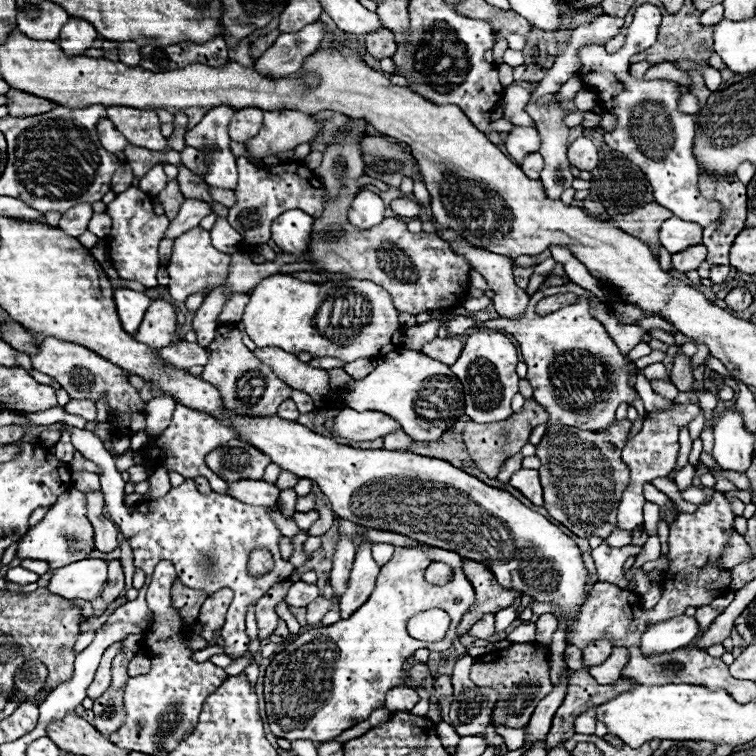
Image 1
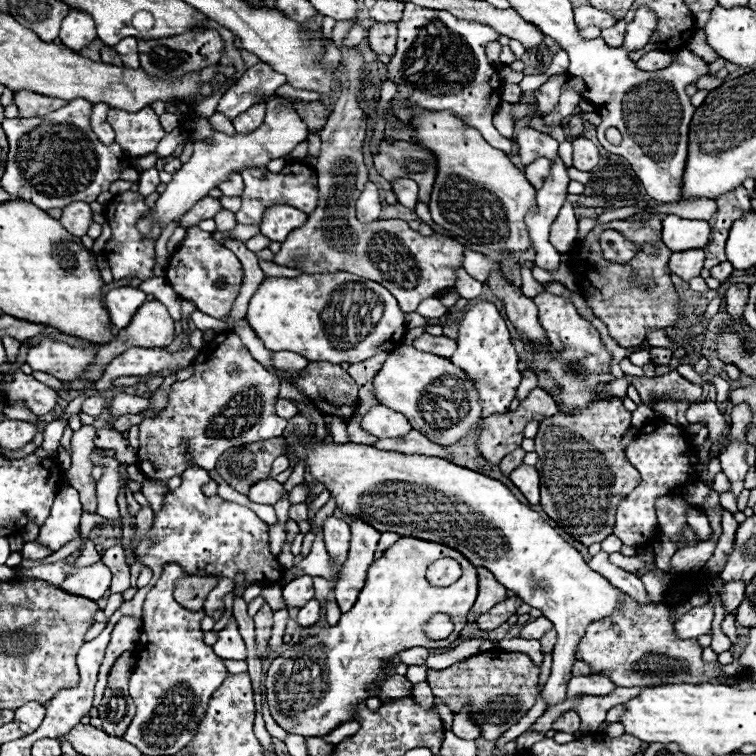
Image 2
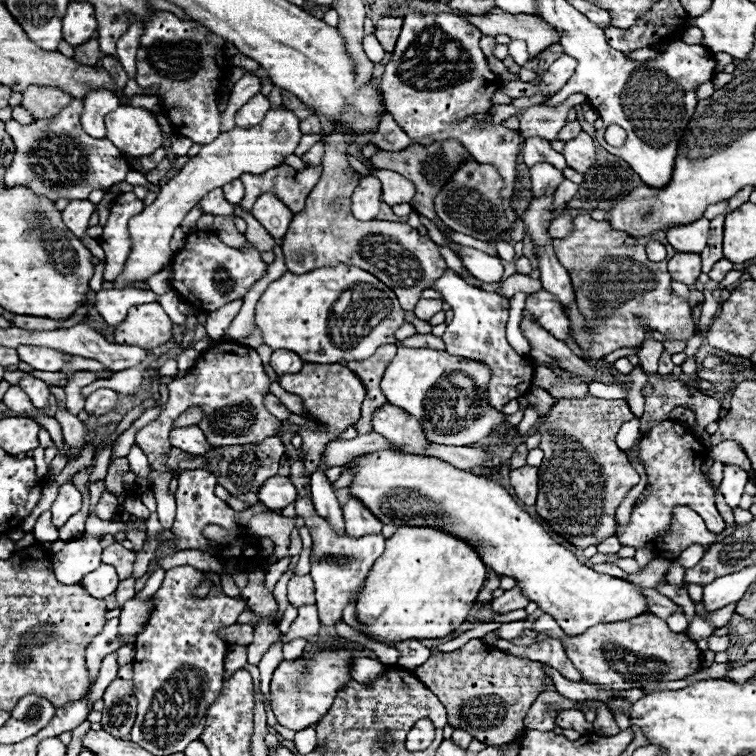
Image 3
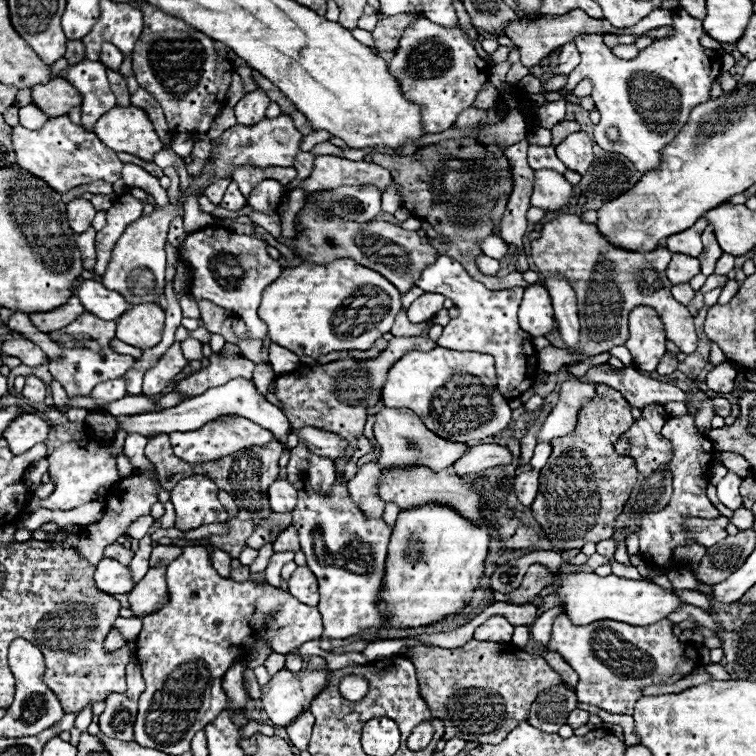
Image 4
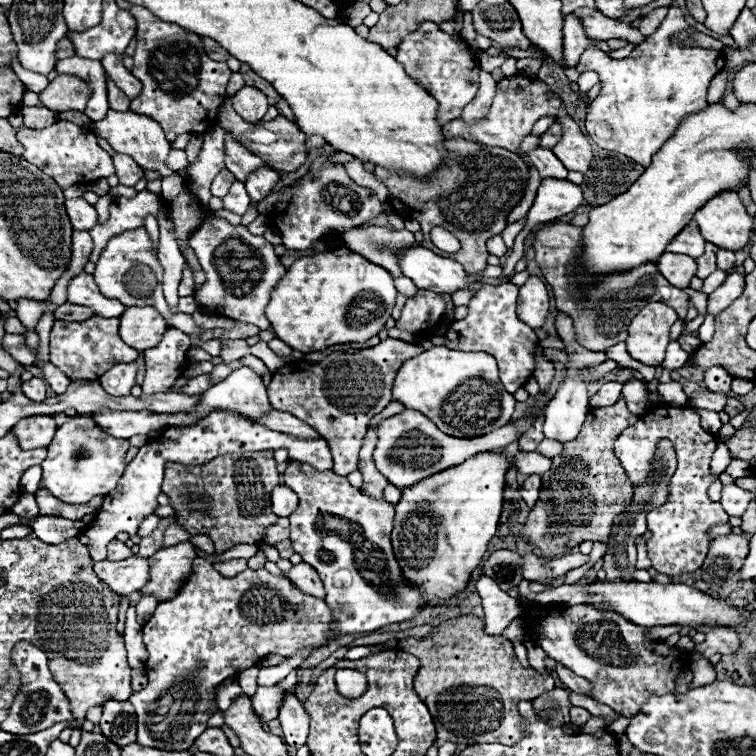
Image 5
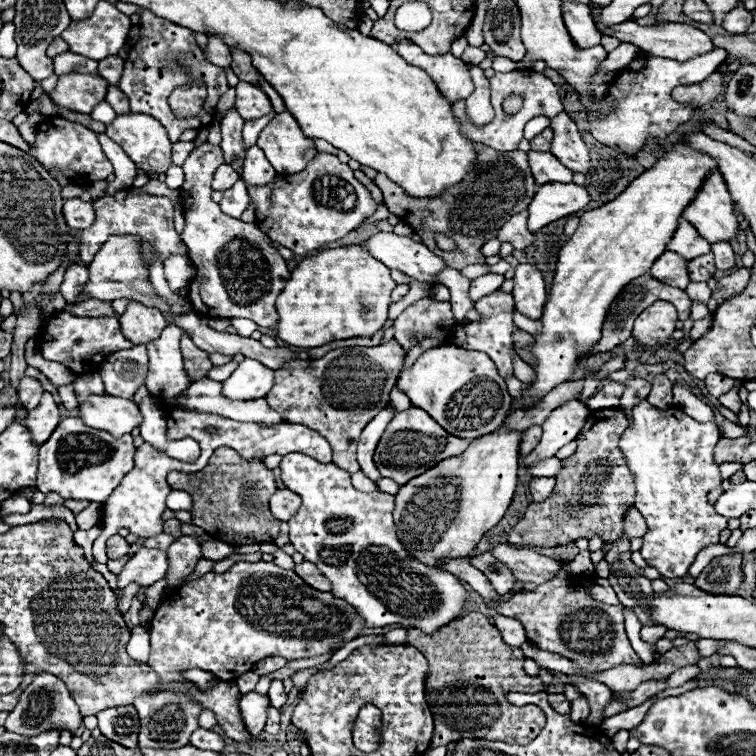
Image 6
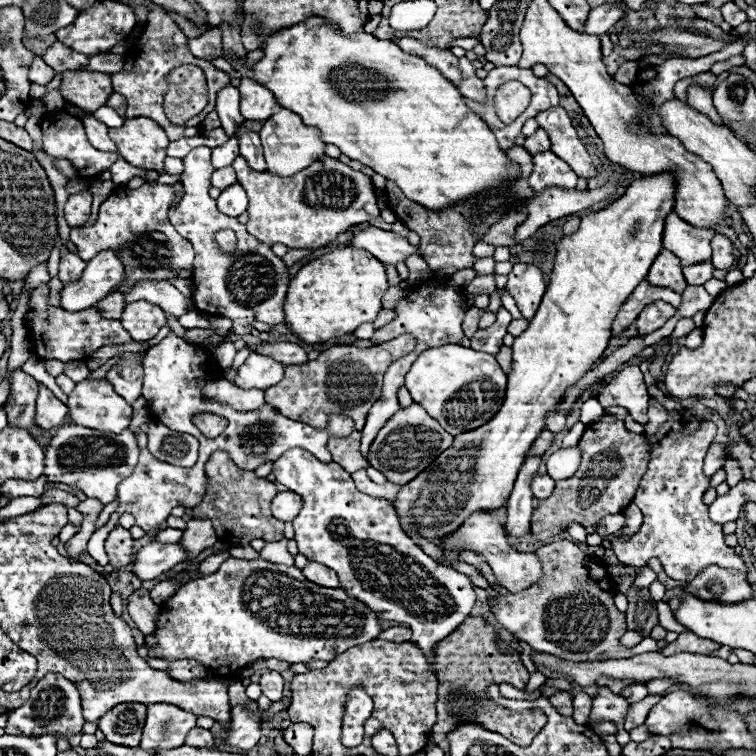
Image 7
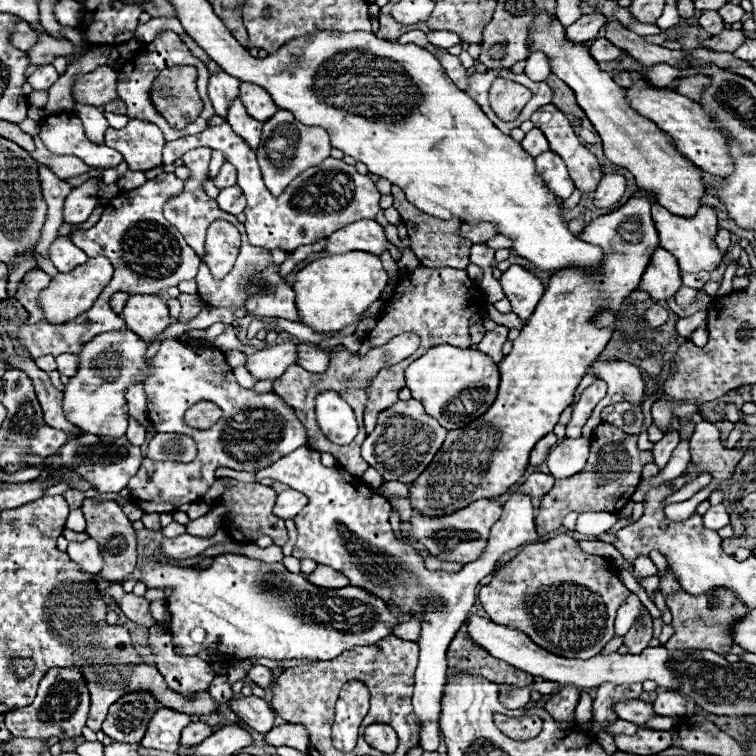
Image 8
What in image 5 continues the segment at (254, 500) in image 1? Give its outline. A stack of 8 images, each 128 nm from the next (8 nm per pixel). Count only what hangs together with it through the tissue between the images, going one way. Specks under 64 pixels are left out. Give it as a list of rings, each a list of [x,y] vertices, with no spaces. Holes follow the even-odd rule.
[[[276,486],[272,490],[272,510],[276,516],[290,516],[298,506],[298,496],[288,486]]]

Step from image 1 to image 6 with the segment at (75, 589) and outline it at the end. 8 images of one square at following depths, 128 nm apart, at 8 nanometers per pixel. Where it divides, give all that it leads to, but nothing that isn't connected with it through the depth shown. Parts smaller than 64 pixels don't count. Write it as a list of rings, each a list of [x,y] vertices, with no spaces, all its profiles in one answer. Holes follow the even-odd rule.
[[[101,523],[96,524],[89,530],[78,529],[74,533],[75,542],[84,549],[84,556],[89,563],[93,563],[95,560],[92,556],[92,544],[93,541],[100,535],[102,527],[98,526]],[[140,548],[118,574],[118,586],[126,588],[130,582],[152,586],[168,572],[168,554],[158,548]]]

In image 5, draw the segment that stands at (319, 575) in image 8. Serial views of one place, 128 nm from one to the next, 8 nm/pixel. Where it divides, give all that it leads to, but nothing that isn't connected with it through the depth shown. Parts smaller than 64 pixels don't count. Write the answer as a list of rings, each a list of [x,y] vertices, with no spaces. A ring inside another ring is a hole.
[[[300,562],[300,564],[294,564],[288,574],[286,574],[292,584],[300,590],[304,590],[306,594],[312,594],[316,598],[324,598],[326,596],[326,590],[324,590],[324,584],[320,580],[320,576],[316,574],[316,570],[312,566],[308,566],[306,562]]]

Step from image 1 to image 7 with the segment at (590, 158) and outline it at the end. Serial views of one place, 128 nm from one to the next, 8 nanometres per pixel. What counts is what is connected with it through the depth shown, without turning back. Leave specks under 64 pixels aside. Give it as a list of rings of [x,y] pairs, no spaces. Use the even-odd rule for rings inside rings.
[[[554,106],[550,110],[542,110],[536,116],[536,122],[548,130],[552,152],[562,158],[580,178],[592,178],[596,176],[596,166],[590,160],[590,154],[586,152],[586,146],[578,138],[570,116],[564,108]]]

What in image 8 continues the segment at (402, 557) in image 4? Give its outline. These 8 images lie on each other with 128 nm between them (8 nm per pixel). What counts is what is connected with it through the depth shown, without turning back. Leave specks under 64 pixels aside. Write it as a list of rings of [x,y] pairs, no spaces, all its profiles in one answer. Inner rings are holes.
[[[636,192],[620,210],[598,216],[578,234],[604,250],[600,272],[588,274],[568,268],[550,278],[534,314],[514,340],[512,352],[498,362],[500,386],[494,404],[468,426],[450,430],[428,470],[412,482],[410,496],[416,510],[450,514],[476,498],[496,498],[522,478],[532,448],[554,430],[564,408],[572,404],[574,390],[588,372],[588,362],[598,358],[612,338],[612,330],[592,326],[592,318],[602,308],[618,310],[622,306],[622,300],[636,290],[652,248],[658,246],[650,216],[654,202],[652,194]]]

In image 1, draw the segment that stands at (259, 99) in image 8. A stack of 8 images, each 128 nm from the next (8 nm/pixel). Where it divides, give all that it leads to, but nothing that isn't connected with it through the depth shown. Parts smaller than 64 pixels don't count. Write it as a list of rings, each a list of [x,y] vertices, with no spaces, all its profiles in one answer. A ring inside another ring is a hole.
[[[258,108],[238,110],[228,126],[230,138],[236,142],[246,142],[248,138],[256,136],[262,126],[262,114],[264,114],[264,110],[258,110]]]

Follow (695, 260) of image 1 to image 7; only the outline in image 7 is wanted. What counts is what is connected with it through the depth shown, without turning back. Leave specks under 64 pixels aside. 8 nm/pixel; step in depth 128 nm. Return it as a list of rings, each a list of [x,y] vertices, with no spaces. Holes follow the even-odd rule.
[[[662,250],[662,252],[656,256],[656,260],[654,260],[654,264],[652,264],[646,280],[648,280],[652,286],[672,288],[672,290],[678,292],[678,294],[682,294],[684,288],[688,286],[688,284],[684,282],[684,276],[682,276],[680,260],[678,260],[672,252],[668,252],[668,250]]]

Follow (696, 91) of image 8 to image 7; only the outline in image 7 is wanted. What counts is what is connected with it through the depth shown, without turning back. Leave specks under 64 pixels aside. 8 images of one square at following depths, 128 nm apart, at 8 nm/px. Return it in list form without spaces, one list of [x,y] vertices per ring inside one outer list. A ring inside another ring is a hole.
[[[690,86],[690,88],[688,88],[688,104],[692,104],[696,110],[702,110],[702,114],[706,112],[708,116],[712,116],[712,122],[720,122],[720,116],[716,114],[716,108],[714,108],[714,104],[712,104],[710,94],[712,94],[710,88]]]

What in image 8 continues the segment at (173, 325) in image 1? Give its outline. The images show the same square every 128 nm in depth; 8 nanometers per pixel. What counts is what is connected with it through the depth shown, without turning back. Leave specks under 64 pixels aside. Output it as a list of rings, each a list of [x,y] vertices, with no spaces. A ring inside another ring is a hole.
[[[132,294],[122,310],[122,316],[126,326],[132,328],[134,334],[140,334],[140,338],[148,338],[148,342],[170,324],[168,306],[152,294]]]

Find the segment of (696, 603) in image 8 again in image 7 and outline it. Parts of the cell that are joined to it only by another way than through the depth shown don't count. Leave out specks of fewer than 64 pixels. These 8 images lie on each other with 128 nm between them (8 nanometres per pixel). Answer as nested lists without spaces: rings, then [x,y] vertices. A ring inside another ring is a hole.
[[[710,566],[708,570],[704,570],[704,574],[700,574],[700,578],[694,578],[682,592],[682,596],[674,596],[668,600],[668,606],[672,610],[676,610],[682,602],[682,598],[686,594],[692,594],[700,600],[708,600],[708,602],[724,602],[724,604],[738,604],[738,602],[744,602],[748,598],[752,598],[752,588],[750,584],[746,582],[746,576],[740,574],[740,572],[734,572],[734,570],[720,570],[718,566]],[[690,630],[682,632],[674,642],[670,642],[664,648],[664,654],[678,654],[678,652],[692,652],[692,654],[712,654],[720,648],[718,642],[706,640],[706,638],[698,638],[696,634],[692,634]]]

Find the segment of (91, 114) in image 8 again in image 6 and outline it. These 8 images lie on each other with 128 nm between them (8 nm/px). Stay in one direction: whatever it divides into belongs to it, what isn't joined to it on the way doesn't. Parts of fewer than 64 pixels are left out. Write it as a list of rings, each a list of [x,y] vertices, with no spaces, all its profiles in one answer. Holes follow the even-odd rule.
[[[98,134],[98,142],[104,150],[104,154],[110,158],[110,162],[114,164],[114,176],[116,180],[110,182],[106,194],[116,194],[124,188],[132,186],[132,180],[136,176],[136,166],[134,162],[124,154],[124,150],[120,146],[116,146],[116,142],[112,142],[106,134]]]

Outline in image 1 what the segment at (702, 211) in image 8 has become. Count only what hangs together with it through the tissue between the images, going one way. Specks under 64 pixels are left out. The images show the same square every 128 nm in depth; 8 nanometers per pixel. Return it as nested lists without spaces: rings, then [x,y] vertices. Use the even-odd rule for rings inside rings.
[[[672,216],[660,228],[660,242],[670,254],[676,254],[690,246],[702,244],[702,228],[696,222],[684,222]]]

